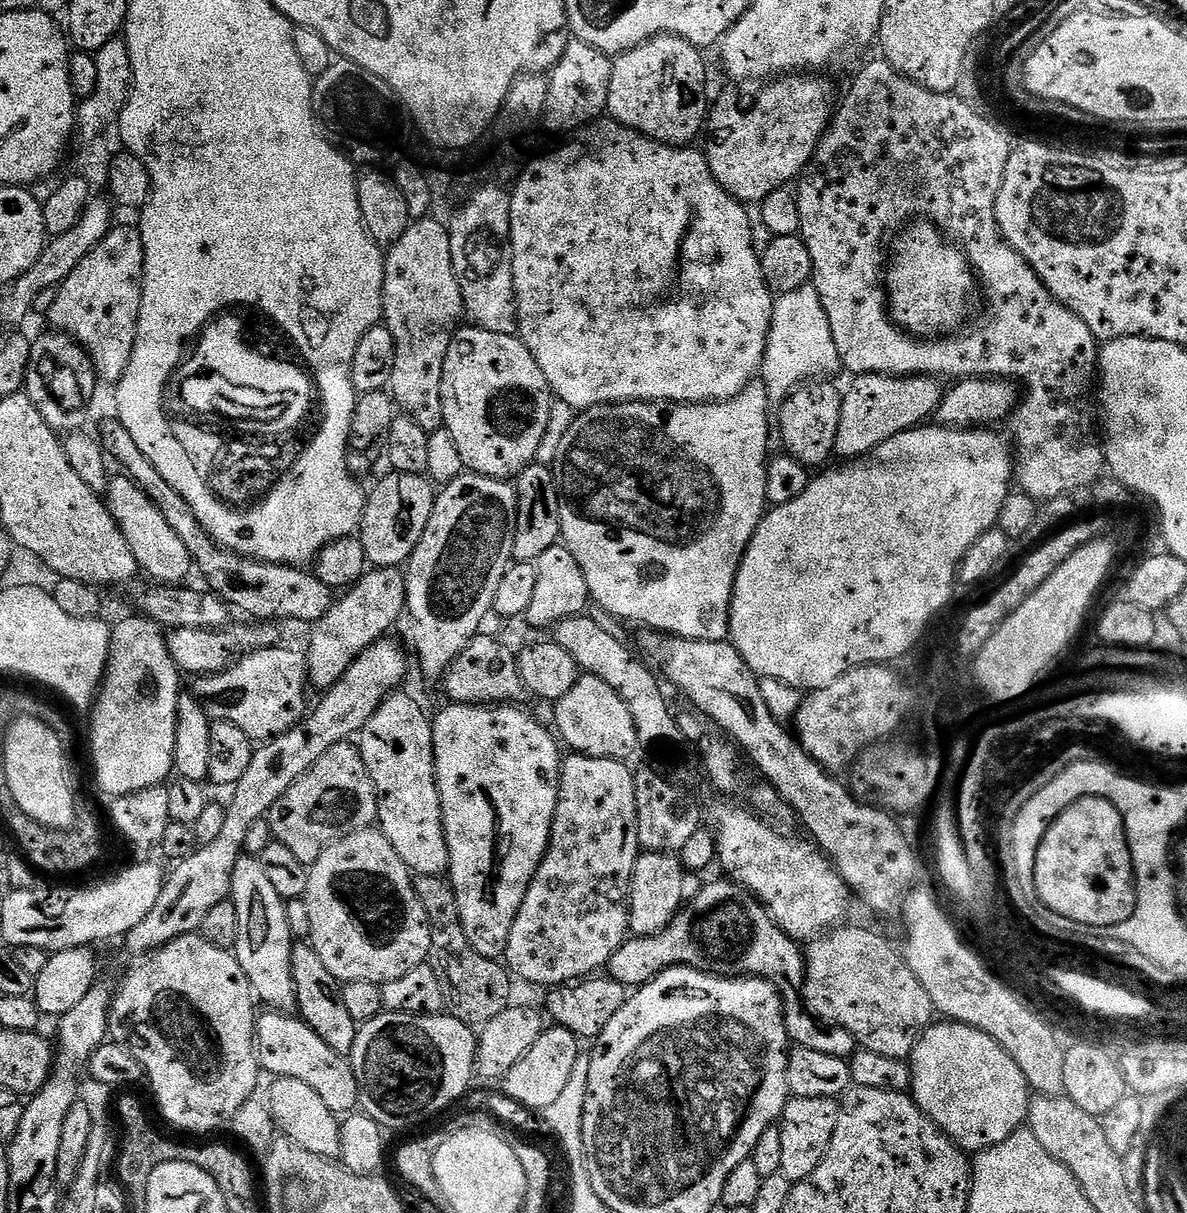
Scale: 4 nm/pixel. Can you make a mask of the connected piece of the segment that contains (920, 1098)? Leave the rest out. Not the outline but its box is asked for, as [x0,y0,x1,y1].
[910,1022,1030,1153]

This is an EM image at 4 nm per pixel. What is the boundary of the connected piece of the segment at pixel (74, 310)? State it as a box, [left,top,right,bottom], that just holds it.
[46,227,144,386]

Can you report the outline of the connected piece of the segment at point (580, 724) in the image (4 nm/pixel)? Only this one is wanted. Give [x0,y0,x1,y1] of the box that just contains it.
[554,674,638,761]

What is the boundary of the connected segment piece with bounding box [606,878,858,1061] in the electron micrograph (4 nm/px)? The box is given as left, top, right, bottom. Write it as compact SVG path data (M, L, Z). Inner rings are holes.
M719 879L706 885L693 900L691 897L677 912L675 918L658 934L625 939L623 946L614 953L611 962L606 965L610 976L625 986L646 984L659 972L681 966L697 968L699 972L712 972L716 976L760 976L763 980L769 980L778 990L780 999L784 1002L784 1028L788 1032L789 1041L796 1048L814 1050L847 1061L858 1050L857 1040L844 1028L825 1026L805 1005L801 989L798 987L804 983L805 953L801 945L790 939L774 923L764 905L748 889L730 879Z

